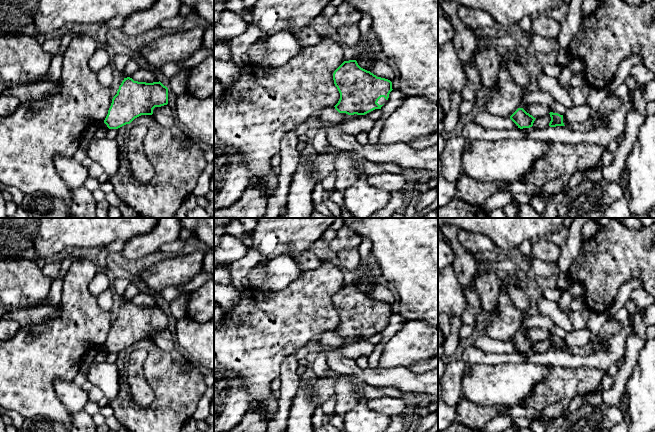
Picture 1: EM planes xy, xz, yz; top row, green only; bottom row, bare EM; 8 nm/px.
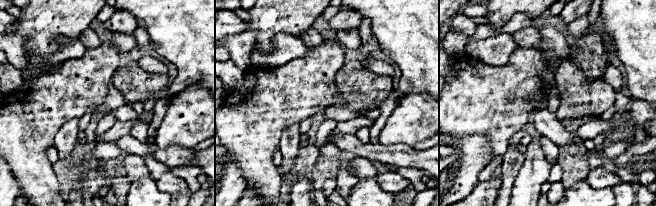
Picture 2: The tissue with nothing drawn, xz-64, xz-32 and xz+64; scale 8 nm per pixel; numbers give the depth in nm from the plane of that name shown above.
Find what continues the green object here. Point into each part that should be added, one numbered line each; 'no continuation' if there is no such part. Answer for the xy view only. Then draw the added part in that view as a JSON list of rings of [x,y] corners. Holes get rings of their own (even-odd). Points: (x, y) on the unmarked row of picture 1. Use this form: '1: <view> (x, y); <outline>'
no continuation

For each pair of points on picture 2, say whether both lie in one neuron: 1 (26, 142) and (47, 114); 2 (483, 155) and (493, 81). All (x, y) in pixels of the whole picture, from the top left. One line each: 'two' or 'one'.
1: one
2: two

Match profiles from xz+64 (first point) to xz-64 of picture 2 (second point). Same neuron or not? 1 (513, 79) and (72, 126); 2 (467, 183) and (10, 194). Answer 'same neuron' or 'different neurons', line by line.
1: different neurons
2: same neuron

